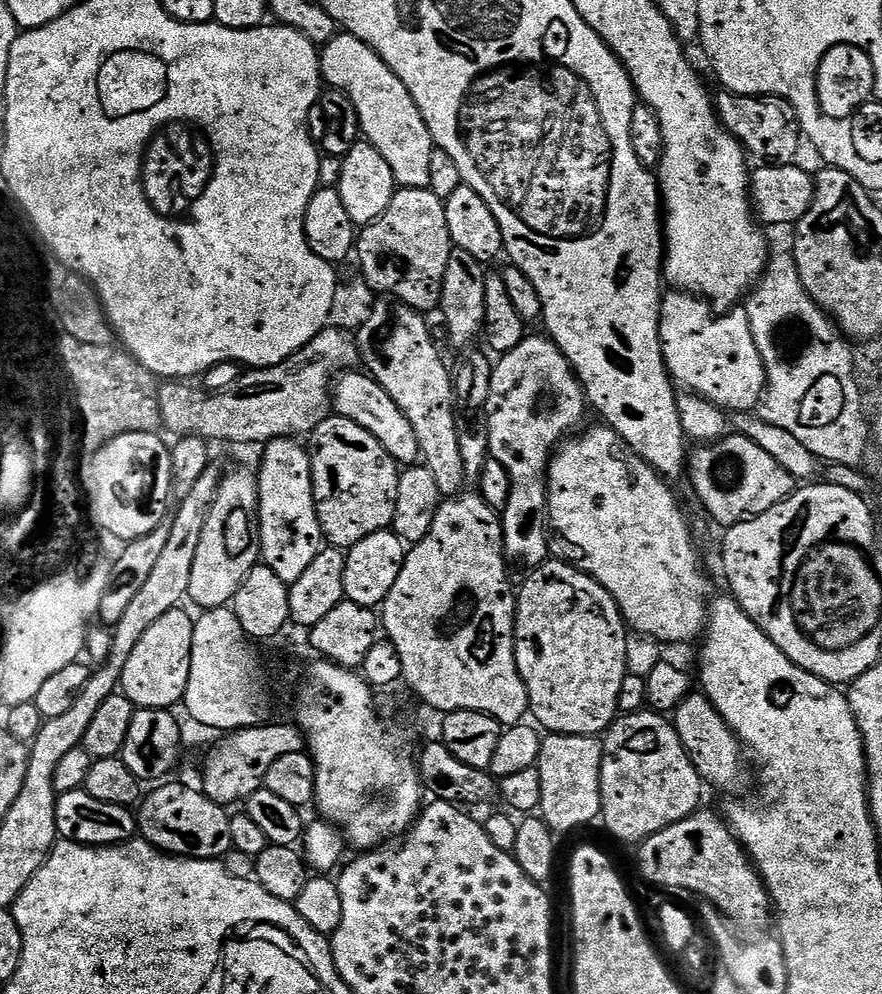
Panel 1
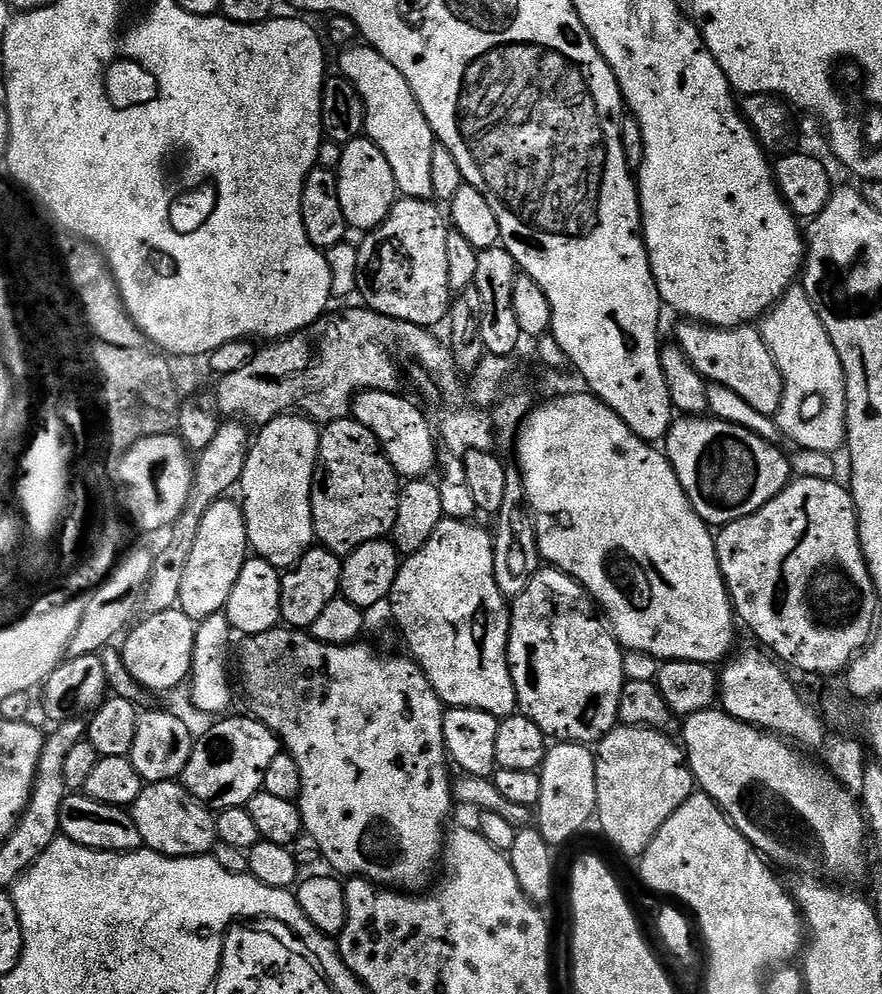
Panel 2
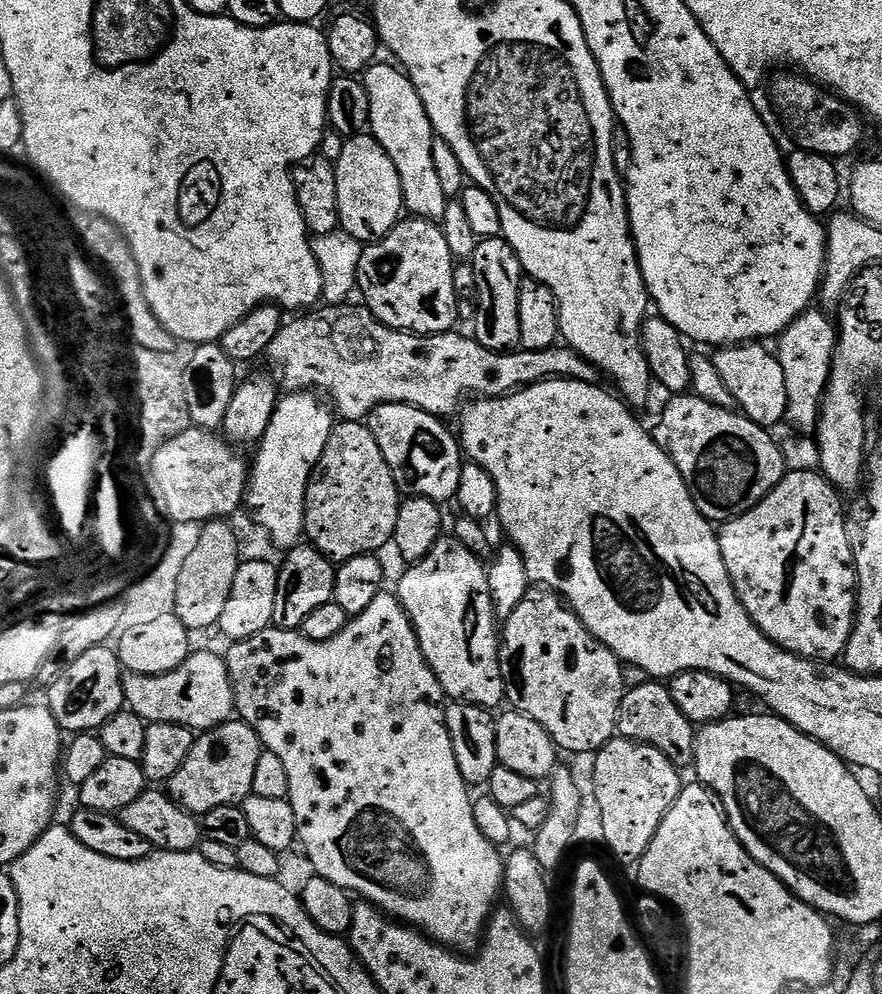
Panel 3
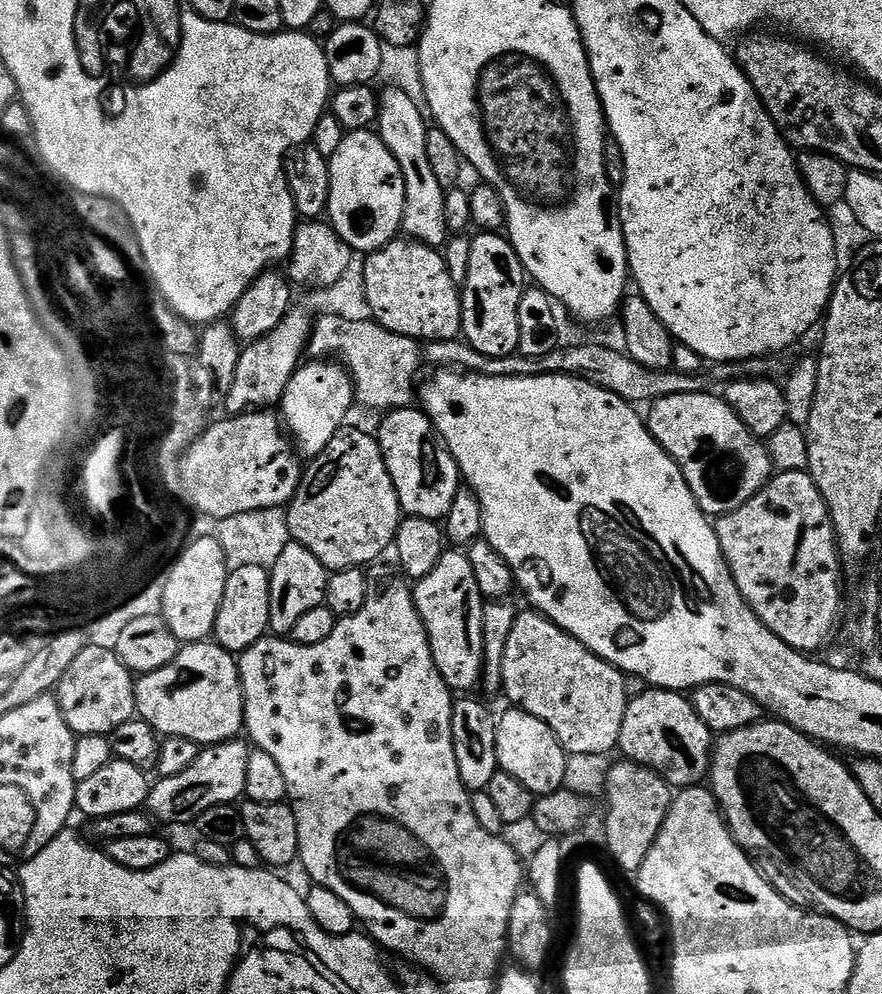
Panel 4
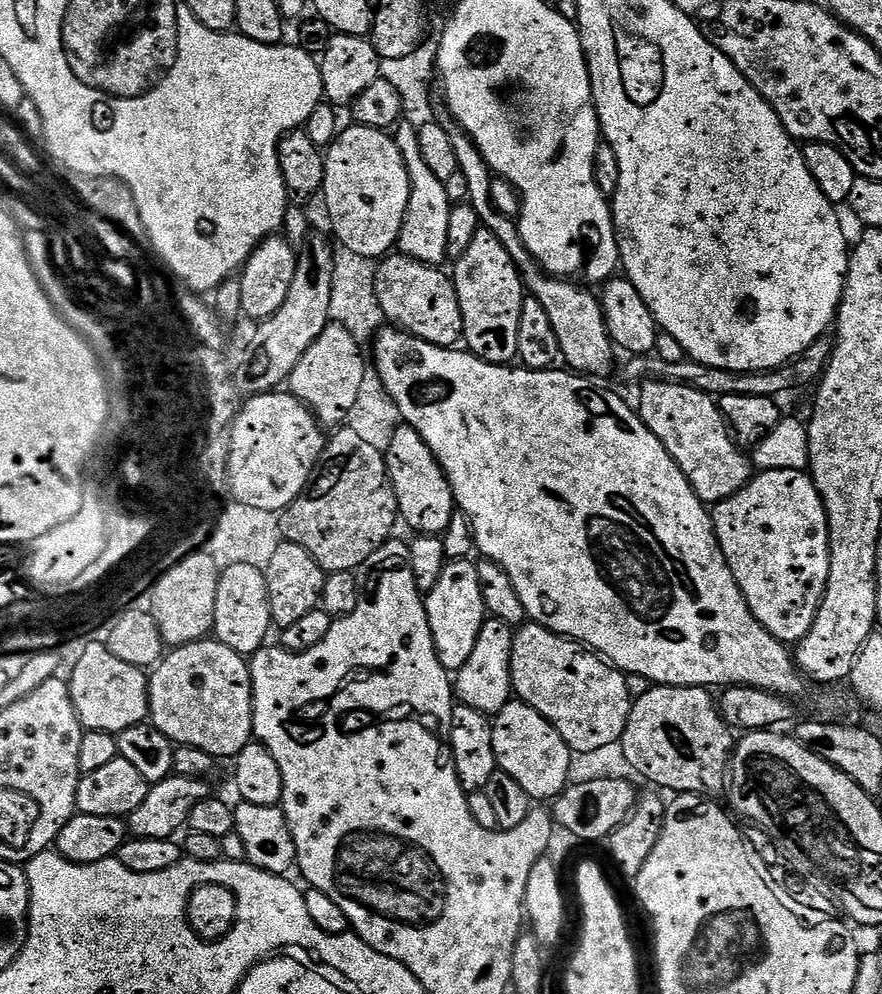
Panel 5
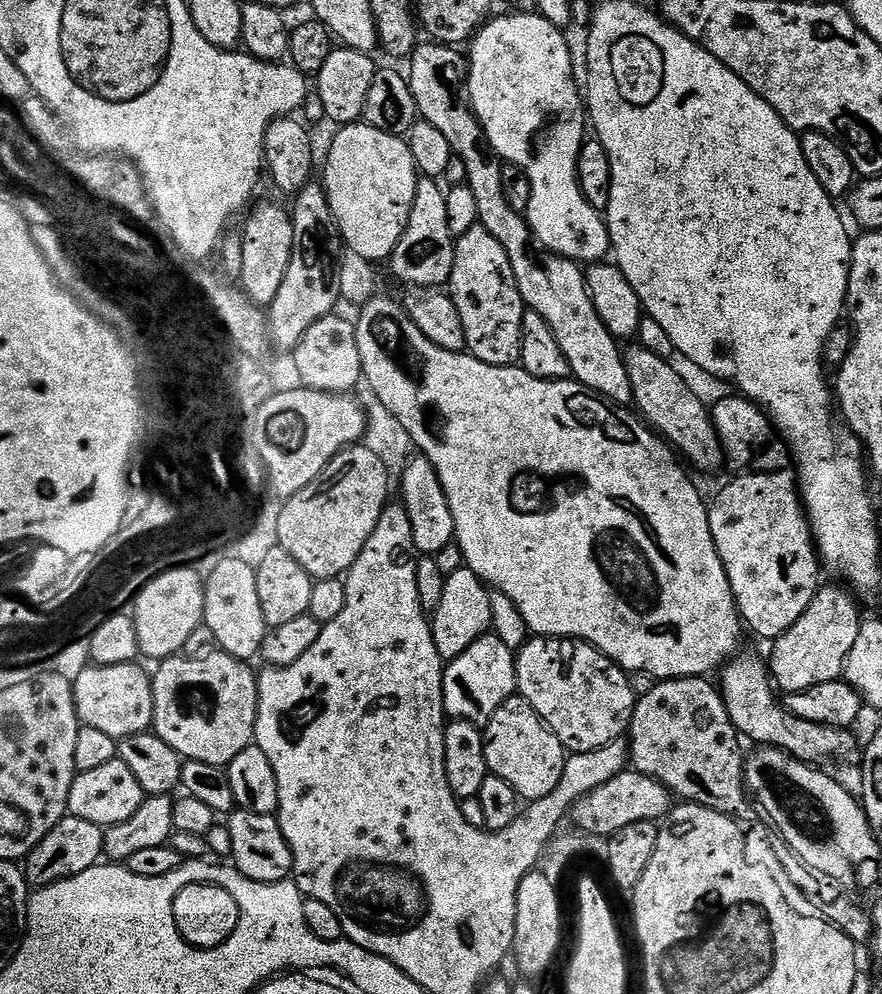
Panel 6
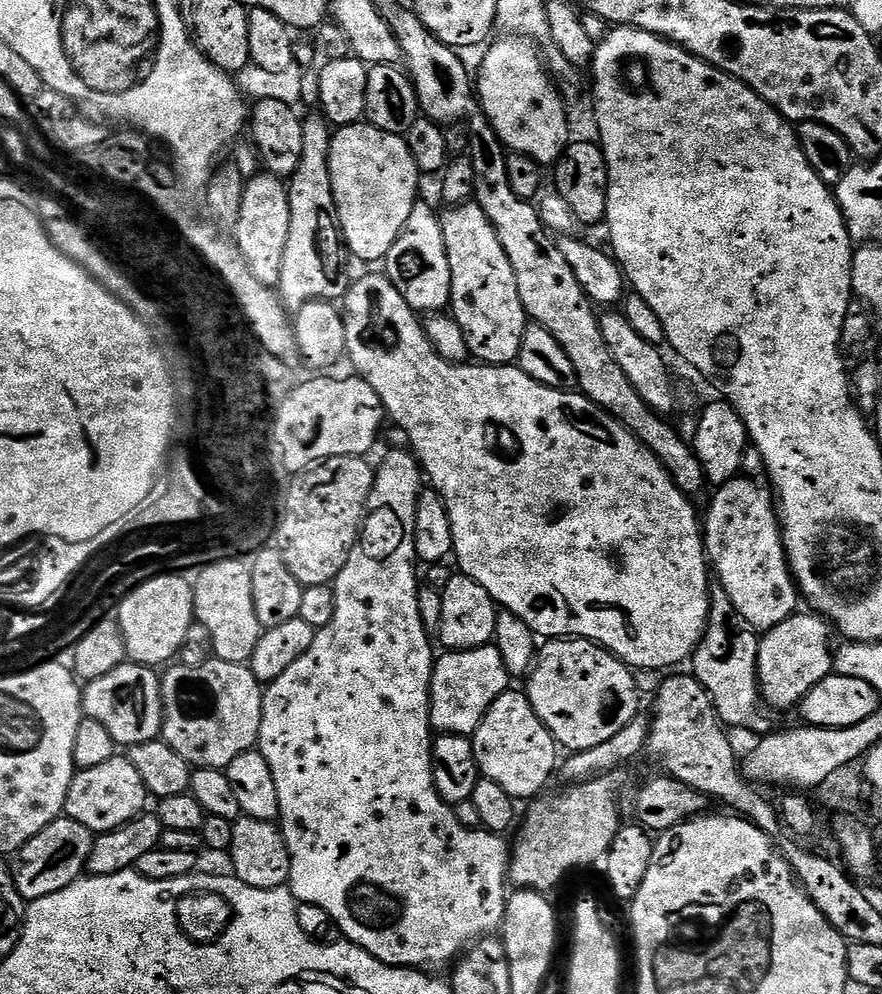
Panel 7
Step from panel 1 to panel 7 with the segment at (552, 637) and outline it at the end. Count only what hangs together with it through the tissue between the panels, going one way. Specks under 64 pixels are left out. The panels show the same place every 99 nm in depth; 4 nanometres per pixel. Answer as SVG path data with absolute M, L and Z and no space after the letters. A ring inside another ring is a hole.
M552 638L547 641L548 644L539 649L536 657L536 663L527 677L526 683L526 695L528 700L534 706L534 714L538 714L538 718L544 725L550 730L550 734L556 739L557 745L561 749L568 748L569 753L581 752L582 750L594 750L594 746L602 746L602 742L610 742L610 738L614 738L614 734L618 734L618 730L625 728L631 720L637 719L638 713L636 712L640 708L640 701L642 701L642 695L636 688L635 678L633 676L633 669L629 665L625 664L623 660L618 659L612 655L607 648L602 648L598 644L593 644L591 640L578 640L575 638Z

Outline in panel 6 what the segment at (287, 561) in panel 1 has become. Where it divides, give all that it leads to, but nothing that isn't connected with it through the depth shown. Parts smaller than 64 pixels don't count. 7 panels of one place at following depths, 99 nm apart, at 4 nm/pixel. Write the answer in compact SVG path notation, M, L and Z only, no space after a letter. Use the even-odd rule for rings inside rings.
M340 315L323 316L321 320L314 322L314 326L310 326L310 330L306 330L303 342L294 350L296 372L300 375L299 383L303 387L314 391L348 394L355 389L356 384L362 379L355 323L351 319L348 321L346 317Z

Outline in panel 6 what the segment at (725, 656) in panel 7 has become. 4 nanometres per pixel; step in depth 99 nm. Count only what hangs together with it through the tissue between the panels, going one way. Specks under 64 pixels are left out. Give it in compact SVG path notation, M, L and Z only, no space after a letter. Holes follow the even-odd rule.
M741 651L723 665L719 676L718 687L724 698L724 705L736 731L745 741L753 740L753 745L756 746L781 748L795 760L813 766L828 766L824 764L830 763L831 760L852 760L855 756L857 759L862 744L856 741L855 731L811 724L802 718L794 718L794 714L785 710L774 691L774 681L765 657L763 660L752 652Z

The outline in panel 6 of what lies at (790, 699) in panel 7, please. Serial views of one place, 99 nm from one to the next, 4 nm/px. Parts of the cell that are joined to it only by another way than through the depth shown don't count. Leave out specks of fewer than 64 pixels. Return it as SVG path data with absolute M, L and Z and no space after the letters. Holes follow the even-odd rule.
M821 587L810 606L806 606L806 614L802 614L790 630L771 641L770 675L781 693L810 690L822 686L822 682L834 682L843 677L847 655L858 639L862 616L856 605L857 597L847 587L839 587Z

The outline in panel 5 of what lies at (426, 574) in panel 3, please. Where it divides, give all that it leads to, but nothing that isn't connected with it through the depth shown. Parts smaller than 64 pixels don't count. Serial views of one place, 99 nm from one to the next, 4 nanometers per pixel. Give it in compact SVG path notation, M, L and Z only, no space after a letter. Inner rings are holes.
M471 559L445 563L442 578L438 578L438 586L426 594L424 609L442 666L450 674L459 672L462 666L466 666L466 658L474 654L474 642L478 642L478 634L486 619L476 564Z

